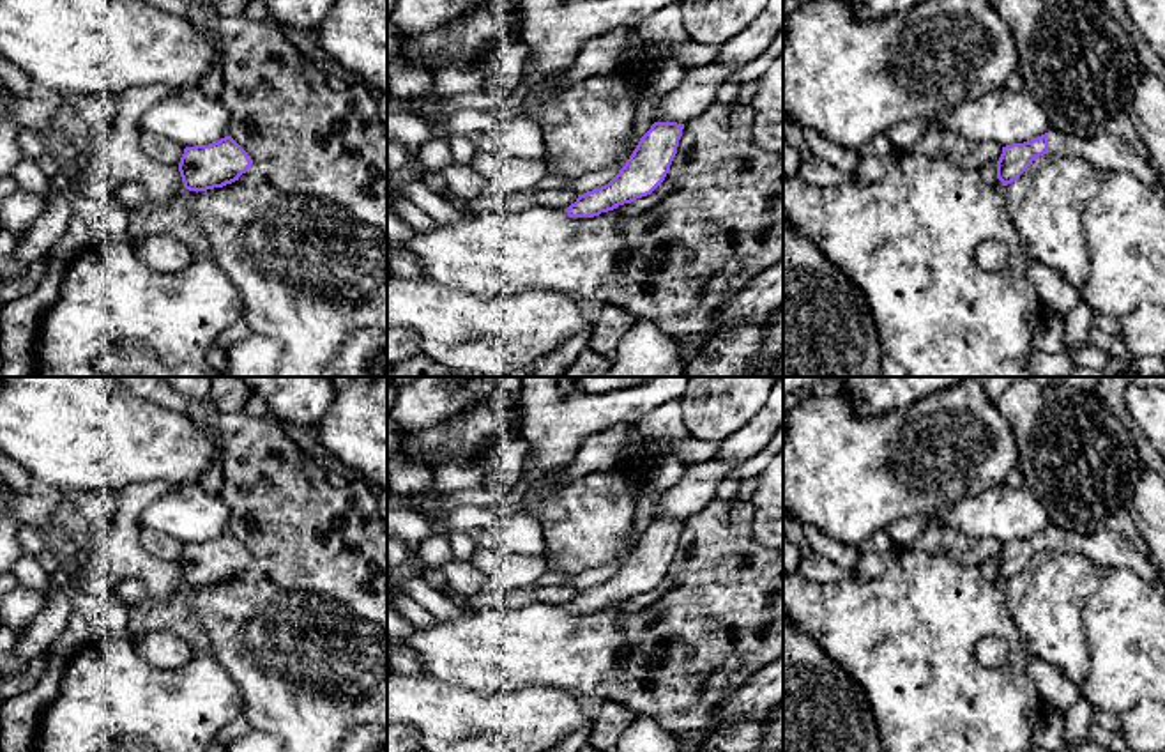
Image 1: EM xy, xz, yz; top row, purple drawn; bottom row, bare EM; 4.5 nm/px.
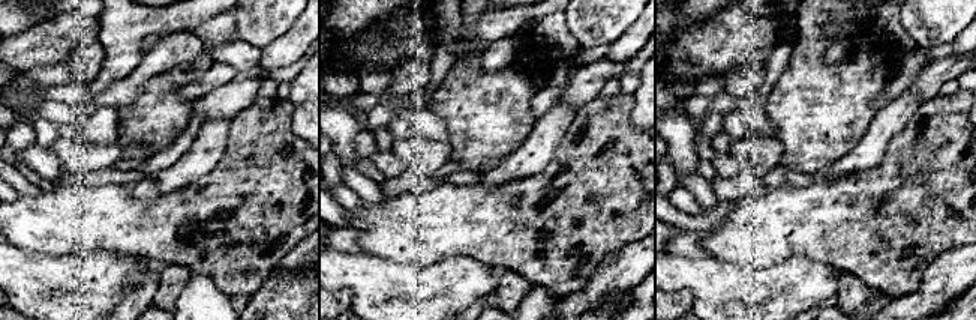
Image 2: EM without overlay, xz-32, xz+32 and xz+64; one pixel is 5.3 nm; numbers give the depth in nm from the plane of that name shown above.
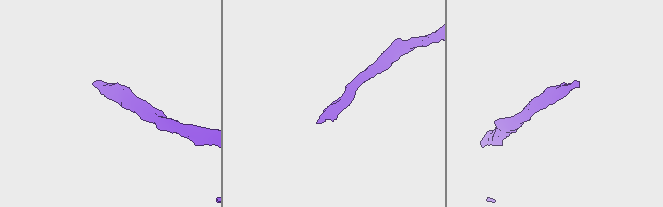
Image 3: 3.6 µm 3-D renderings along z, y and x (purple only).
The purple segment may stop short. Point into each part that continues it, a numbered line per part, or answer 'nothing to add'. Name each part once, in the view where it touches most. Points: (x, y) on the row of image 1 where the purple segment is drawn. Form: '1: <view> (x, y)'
1: yz (1107, 153)

